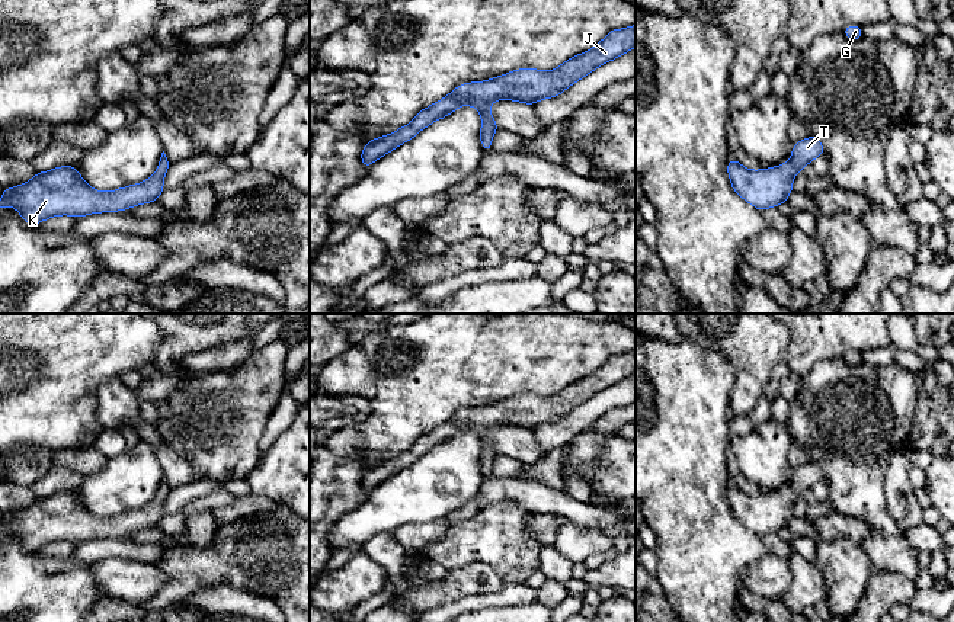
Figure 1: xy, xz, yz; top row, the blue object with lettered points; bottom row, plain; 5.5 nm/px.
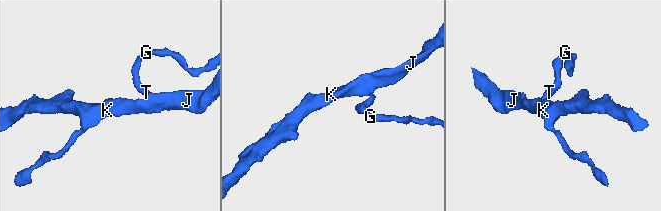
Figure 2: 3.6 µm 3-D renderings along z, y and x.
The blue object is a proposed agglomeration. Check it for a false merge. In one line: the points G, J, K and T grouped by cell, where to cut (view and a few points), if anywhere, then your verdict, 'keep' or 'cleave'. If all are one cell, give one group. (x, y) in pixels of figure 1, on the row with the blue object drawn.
G J K T; no cut; keep

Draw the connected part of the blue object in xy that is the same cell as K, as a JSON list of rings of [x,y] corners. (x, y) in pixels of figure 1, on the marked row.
[[[163,151],[157,171],[150,179],[112,192],[90,187],[74,166],[55,167],[36,173],[23,185],[3,189],[0,208],[13,206],[31,225],[58,215],[80,218],[89,214],[127,211],[157,201],[164,190],[164,174],[169,167]]]

